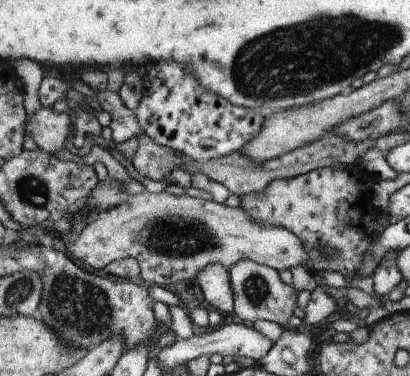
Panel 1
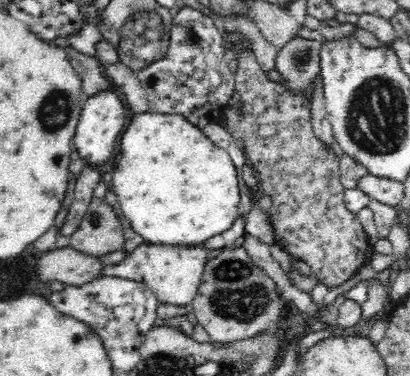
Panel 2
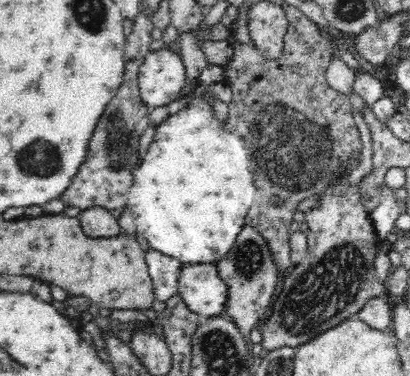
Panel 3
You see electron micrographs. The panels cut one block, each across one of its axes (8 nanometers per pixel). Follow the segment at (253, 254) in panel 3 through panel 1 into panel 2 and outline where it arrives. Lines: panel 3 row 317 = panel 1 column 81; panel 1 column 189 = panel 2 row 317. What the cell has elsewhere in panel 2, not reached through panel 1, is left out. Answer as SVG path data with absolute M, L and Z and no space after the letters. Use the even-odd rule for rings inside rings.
M224 246L220 256L208 260L192 306L198 322L206 328L212 342L234 344L240 340L258 338L262 334L278 336L278 320L282 314L280 302L282 298L278 296L276 282L254 264L248 250L242 246L234 250Z

